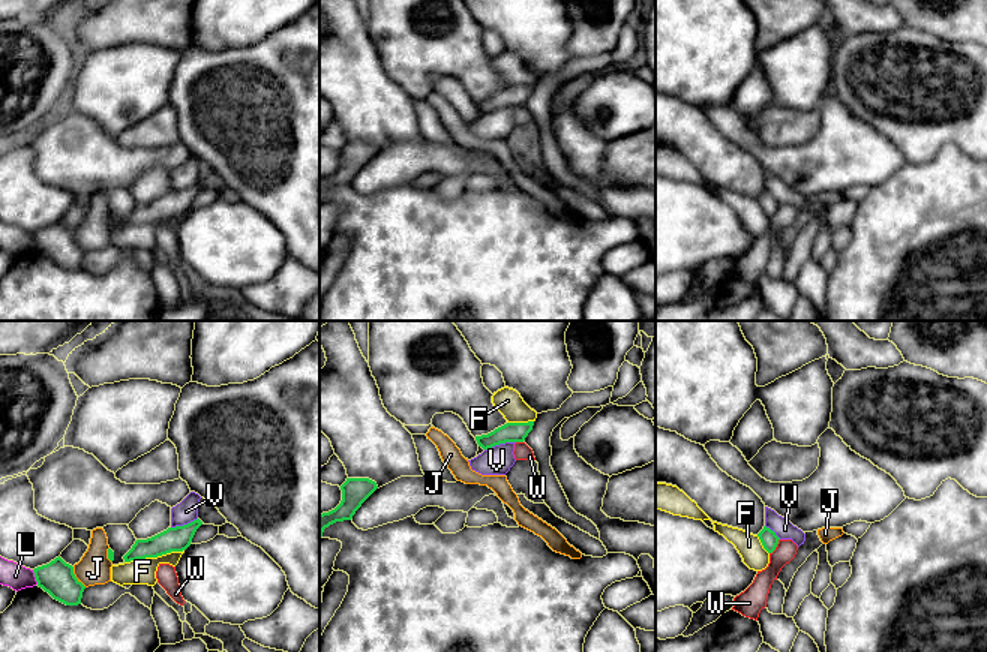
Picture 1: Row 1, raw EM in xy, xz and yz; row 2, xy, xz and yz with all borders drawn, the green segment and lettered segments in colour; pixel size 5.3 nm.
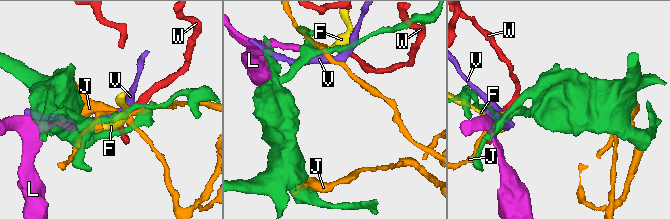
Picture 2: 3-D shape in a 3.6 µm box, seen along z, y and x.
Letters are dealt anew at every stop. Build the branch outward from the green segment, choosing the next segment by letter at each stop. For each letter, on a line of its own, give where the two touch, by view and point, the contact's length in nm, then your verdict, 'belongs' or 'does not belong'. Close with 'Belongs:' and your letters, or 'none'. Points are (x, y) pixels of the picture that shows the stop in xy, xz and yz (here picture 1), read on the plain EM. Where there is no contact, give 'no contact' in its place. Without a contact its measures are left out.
F: xy (153, 221) | 320 nm | does not belong
J: xy (75, 242) | 130 nm | does not belong
L: xy (35, 240) | 90 nm | does not belong
V: xz (500, 107) | 180 nm | does not belong
W: yz (776, 210) | 100 nm | does not belong
Belongs: none

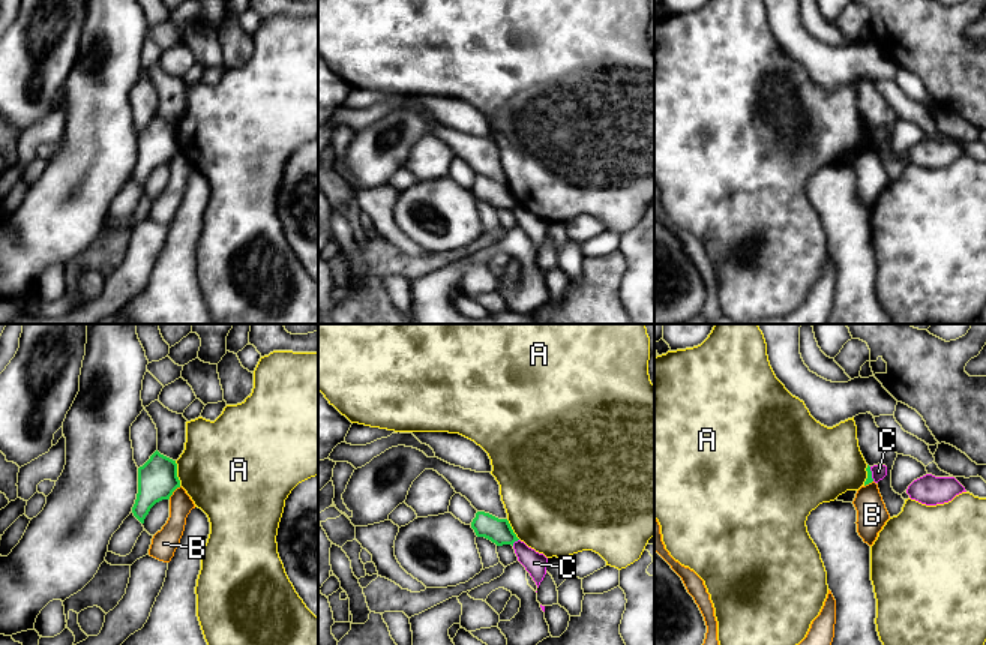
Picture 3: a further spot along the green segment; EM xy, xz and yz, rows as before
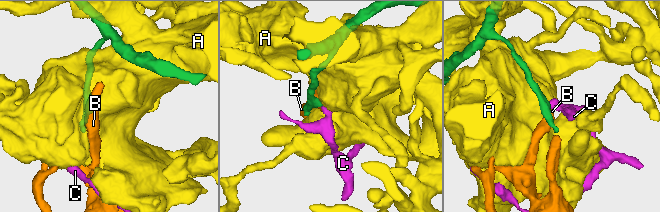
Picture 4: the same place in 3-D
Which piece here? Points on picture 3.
A: xy (176, 137) | 140 nm | does not belong
B: xy (173, 155) | 100 nm | does not belong
C: xz (515, 204) | 50 nm | does not belong
Belongs: none

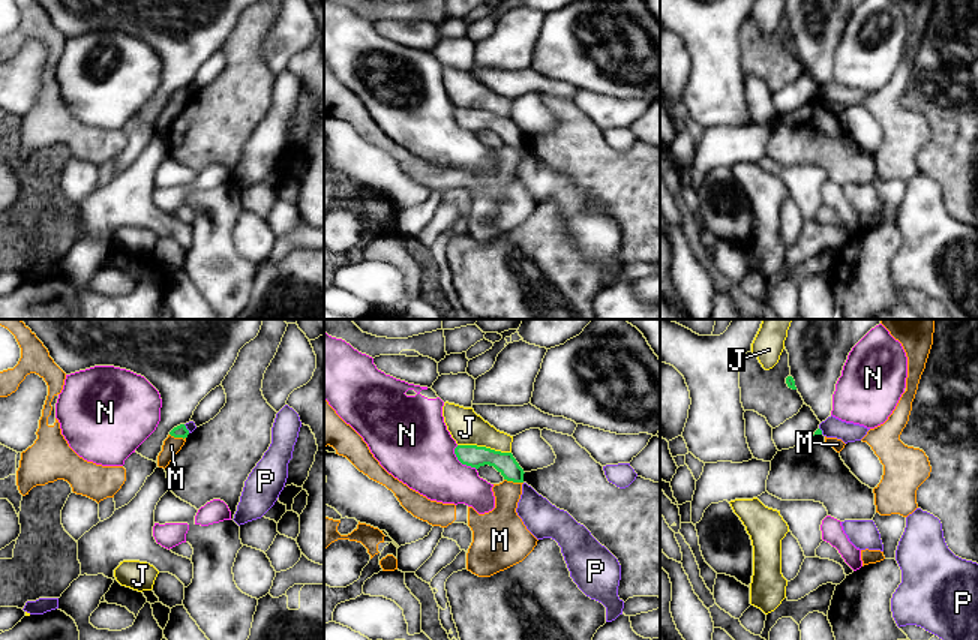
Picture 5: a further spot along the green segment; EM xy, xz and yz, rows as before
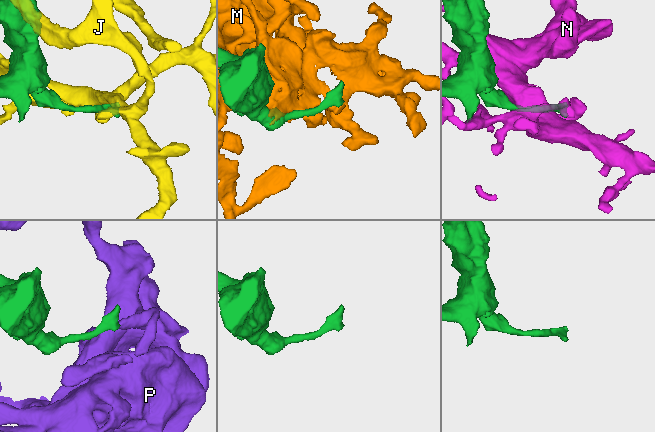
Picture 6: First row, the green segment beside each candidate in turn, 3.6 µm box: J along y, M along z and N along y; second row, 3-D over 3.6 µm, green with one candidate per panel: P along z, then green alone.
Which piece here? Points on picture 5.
J: xz (485, 111) | 300 nm | does not belong
M: xz (513, 146) | 110 nm | does not belong
N: xz (461, 126) | 170 nm | does not belong
P: xy (186, 93) | 60 nm | does not belong
Belongs: none

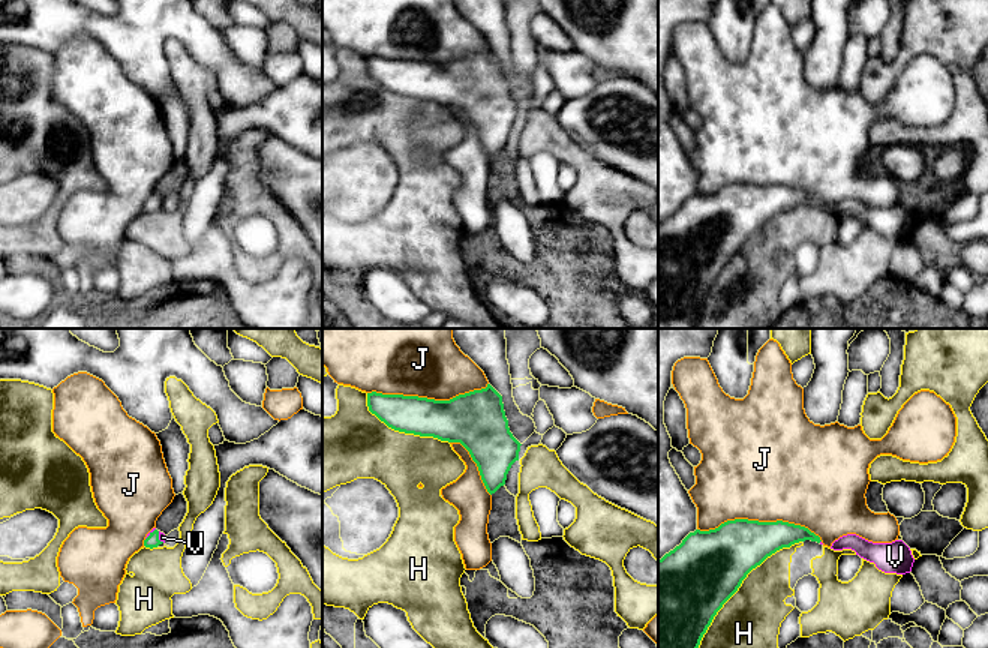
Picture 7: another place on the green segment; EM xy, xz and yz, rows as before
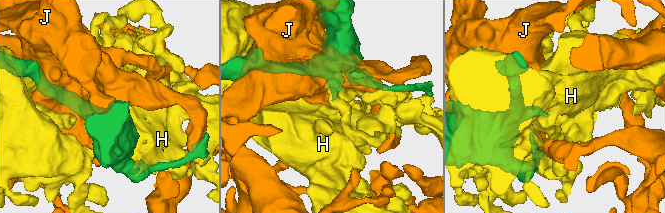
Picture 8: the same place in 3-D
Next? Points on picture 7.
H: yz (735, 255) | 850 nm | does not belong
J: yz (760, 186) | 700 nm | does not belong
V: xy (158, 201) | 70 nm | belongs
Belongs: V

